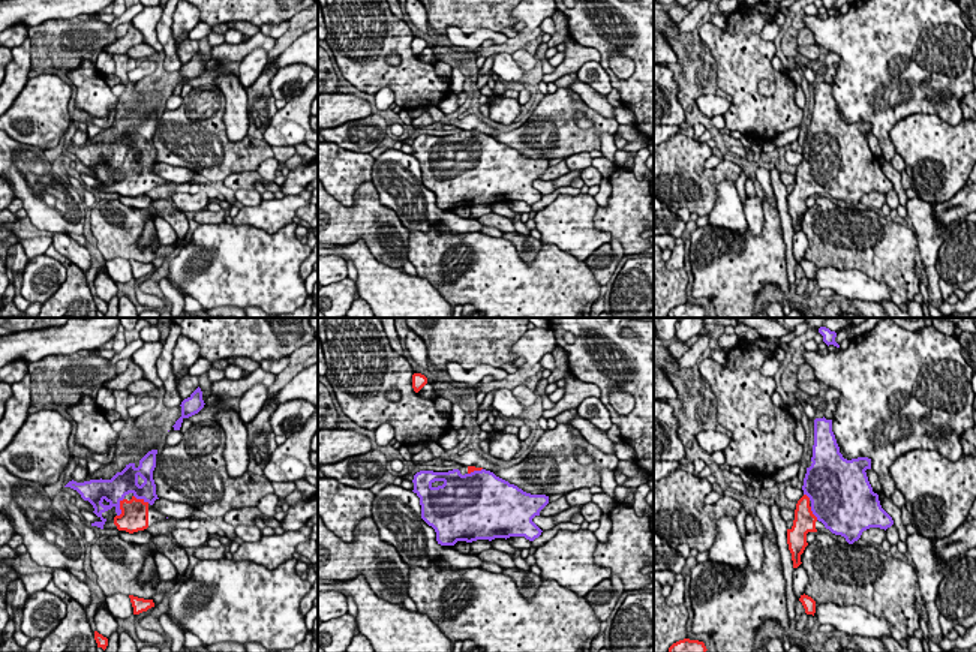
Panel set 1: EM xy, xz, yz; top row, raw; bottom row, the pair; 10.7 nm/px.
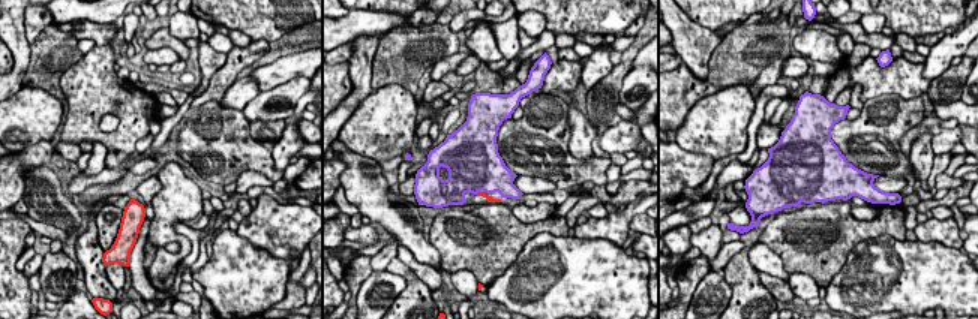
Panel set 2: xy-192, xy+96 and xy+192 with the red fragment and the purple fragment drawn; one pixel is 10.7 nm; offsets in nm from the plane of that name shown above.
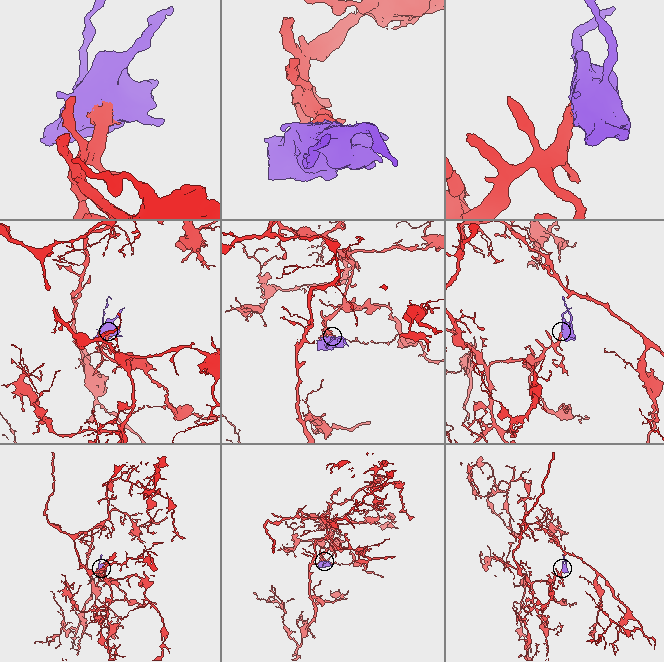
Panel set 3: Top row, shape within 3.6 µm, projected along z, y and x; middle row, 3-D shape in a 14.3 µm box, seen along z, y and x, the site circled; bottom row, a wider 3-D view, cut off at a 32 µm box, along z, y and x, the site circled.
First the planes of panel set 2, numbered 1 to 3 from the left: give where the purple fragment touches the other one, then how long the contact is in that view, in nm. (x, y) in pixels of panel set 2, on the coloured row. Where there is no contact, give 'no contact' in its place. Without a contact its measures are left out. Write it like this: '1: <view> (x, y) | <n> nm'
1: no contact
2: xy+96 (479, 192) | 70 nm
3: no contact

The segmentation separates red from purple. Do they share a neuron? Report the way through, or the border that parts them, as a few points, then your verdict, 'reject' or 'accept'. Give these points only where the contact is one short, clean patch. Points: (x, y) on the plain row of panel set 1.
across xy (134, 182), (120, 171), (113, 155) | accept

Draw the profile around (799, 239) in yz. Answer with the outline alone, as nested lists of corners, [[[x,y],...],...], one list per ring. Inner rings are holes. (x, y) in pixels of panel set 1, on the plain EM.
[[[801,228],[798,232],[793,232],[793,256],[796,264],[799,264],[805,258],[805,250],[808,247],[808,238]]]

